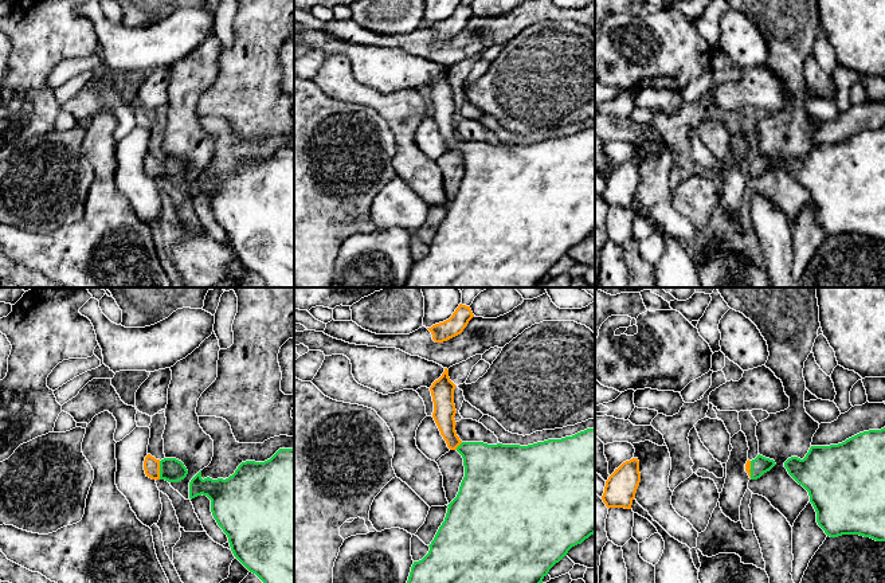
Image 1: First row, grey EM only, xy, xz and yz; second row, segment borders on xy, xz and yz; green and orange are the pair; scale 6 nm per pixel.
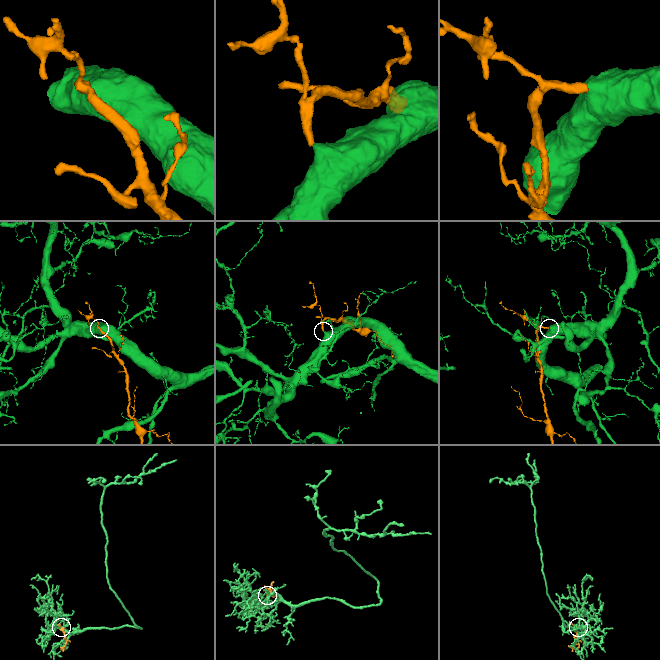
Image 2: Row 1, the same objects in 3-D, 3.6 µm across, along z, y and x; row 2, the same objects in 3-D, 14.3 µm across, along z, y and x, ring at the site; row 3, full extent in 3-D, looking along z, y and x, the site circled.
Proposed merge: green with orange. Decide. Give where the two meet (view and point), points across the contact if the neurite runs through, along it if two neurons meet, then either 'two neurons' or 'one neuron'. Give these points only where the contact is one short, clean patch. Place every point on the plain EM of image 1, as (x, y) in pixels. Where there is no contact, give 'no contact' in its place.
meets green in xy at (160, 169); runs through xy (171, 168), (160, 169), (151, 164); one neuron

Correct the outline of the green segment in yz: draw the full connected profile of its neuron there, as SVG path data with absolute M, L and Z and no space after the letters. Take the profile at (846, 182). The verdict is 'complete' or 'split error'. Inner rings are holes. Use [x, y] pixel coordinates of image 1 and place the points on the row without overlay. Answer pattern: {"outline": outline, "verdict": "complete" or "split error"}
{"outline": "M885 126L838 144L811 145L803 159L791 156L784 167L808 191L817 222L827 235L859 234L885 240Z", "verdict": "complete"}

